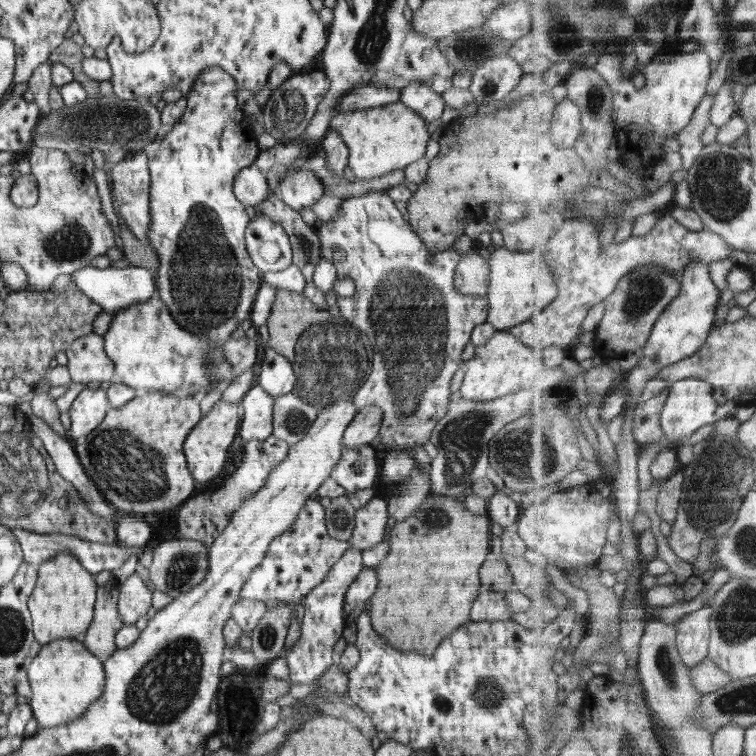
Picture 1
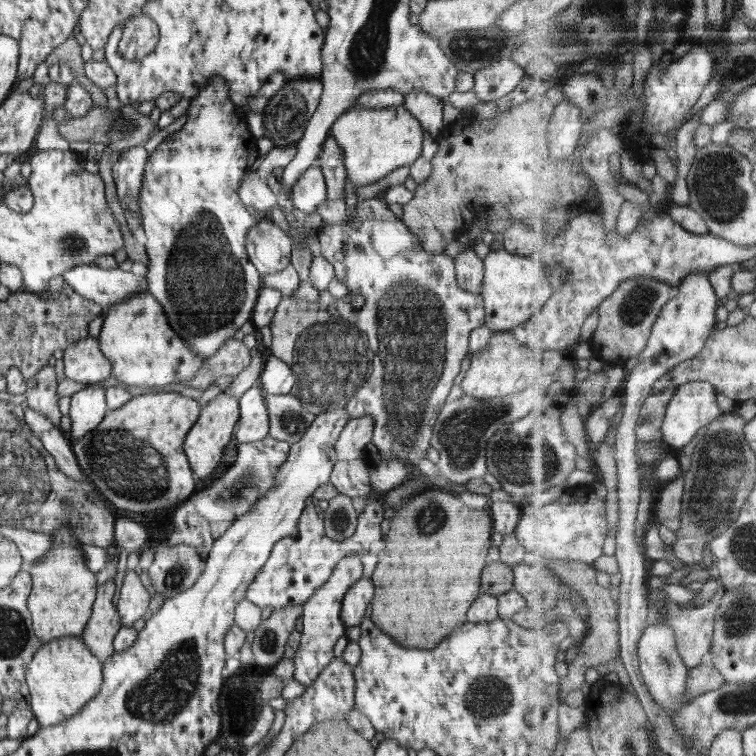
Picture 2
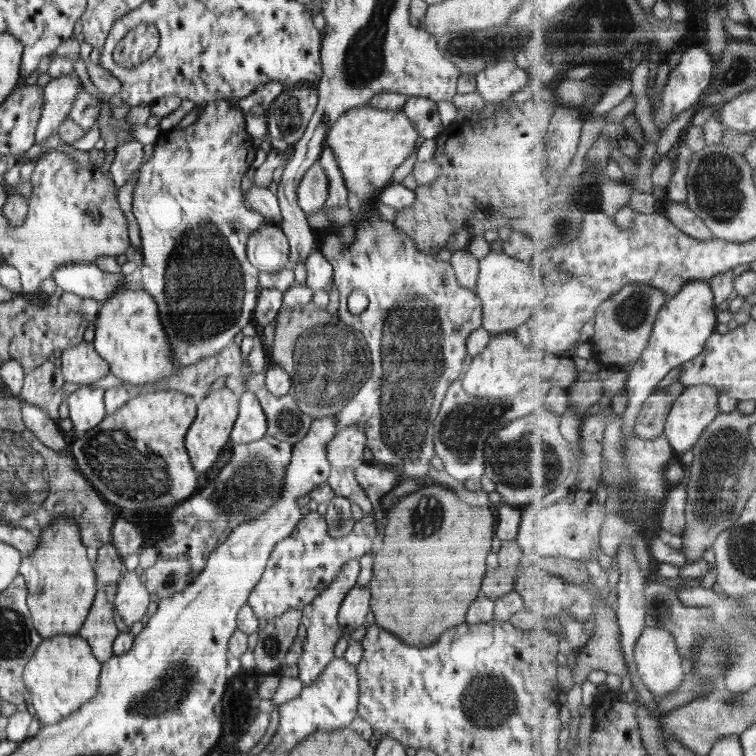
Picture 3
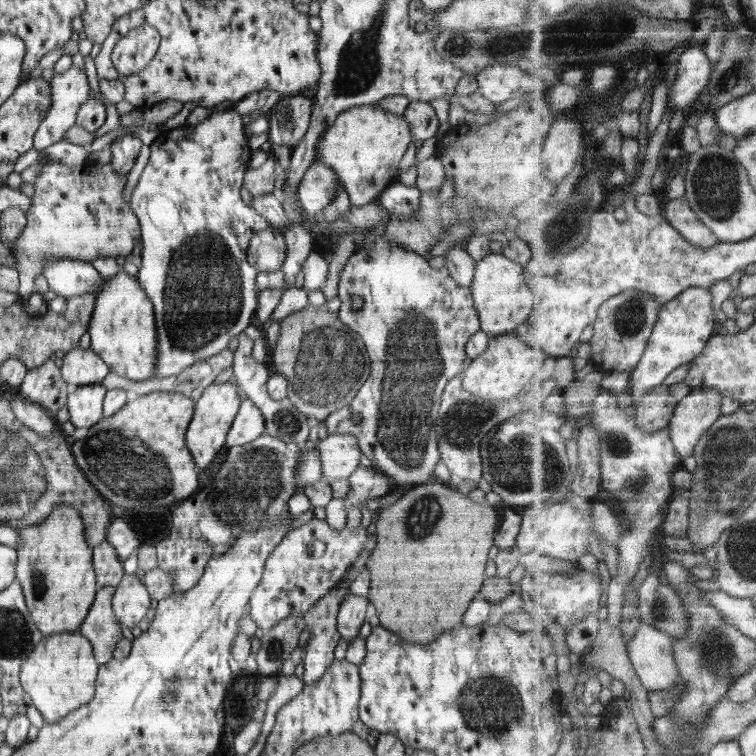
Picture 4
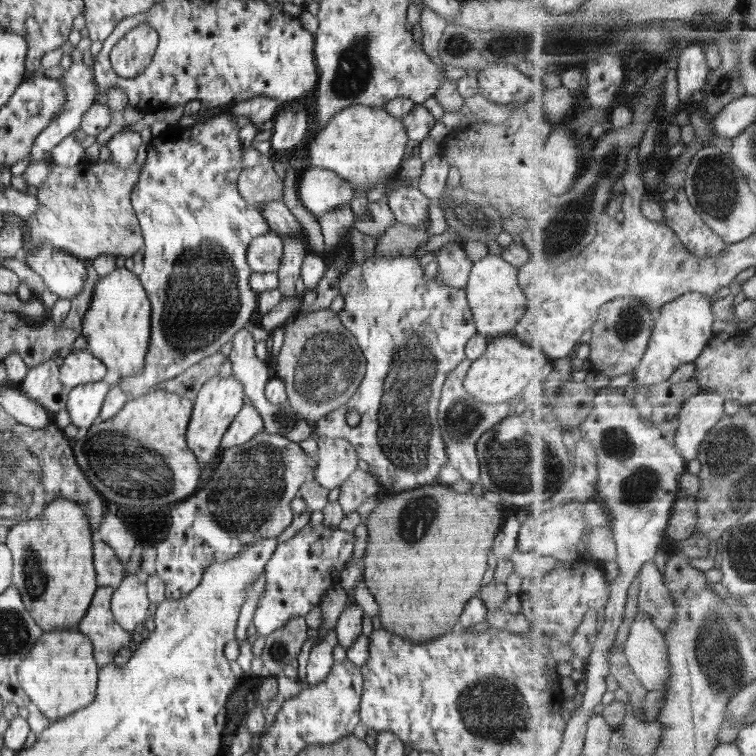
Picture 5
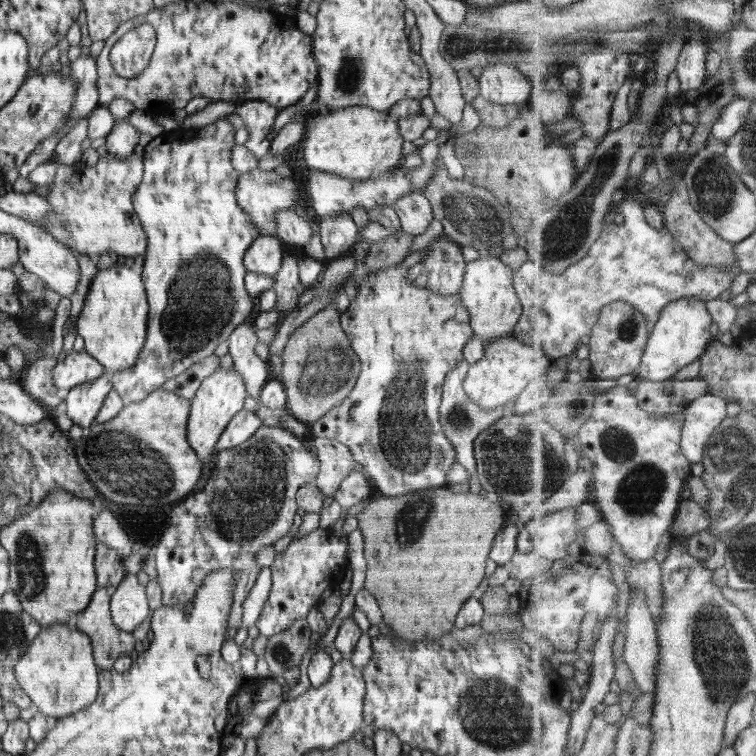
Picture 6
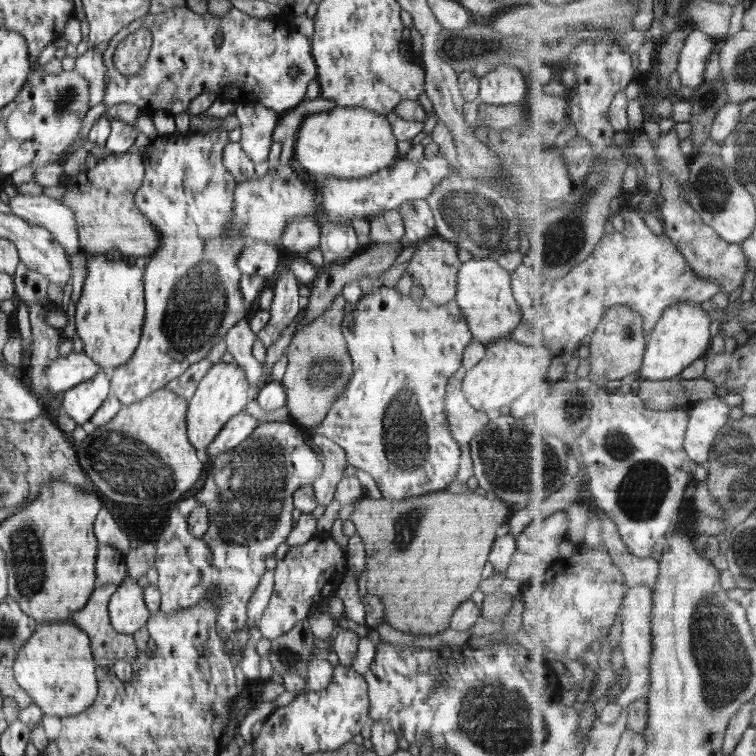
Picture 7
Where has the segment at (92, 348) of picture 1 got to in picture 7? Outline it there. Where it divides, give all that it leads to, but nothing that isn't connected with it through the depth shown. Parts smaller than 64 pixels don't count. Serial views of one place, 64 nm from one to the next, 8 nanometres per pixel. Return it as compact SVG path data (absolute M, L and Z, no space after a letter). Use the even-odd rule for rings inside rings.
M70 352L67 356L58 356L46 365L44 374L48 388L54 392L64 392L73 386L90 380L102 370L86 353Z

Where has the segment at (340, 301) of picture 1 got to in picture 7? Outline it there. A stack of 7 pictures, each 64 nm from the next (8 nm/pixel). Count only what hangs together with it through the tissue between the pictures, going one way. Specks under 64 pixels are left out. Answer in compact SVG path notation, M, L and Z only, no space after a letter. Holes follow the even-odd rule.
M394 287L374 288L371 295L364 295L362 299L358 300L353 312L345 314L342 321L342 330L347 349L352 357L353 373L348 384L344 387L343 394L333 402L333 405L327 412L326 418L323 418L323 421L314 428L316 433L323 434L326 438L338 444L345 452L348 464L368 472L374 478L382 493L382 497L386 501L396 503L402 501L402 499L445 491L449 487L455 486L455 476L457 470L459 470L459 465L462 463L463 452L461 446L452 436L449 424L447 423L444 401L448 379L461 367L464 349L470 344L473 338L456 300L452 300L450 303L436 304L425 297L420 302L417 302L417 300L410 299L409 296L410 294L404 295L404 297L398 295L398 291Z

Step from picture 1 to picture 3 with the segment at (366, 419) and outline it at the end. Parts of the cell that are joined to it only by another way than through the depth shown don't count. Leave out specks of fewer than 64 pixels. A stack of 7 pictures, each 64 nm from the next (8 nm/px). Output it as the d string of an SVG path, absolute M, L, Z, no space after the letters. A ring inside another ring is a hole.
M349 426L340 431L335 432L335 437L328 442L326 447L327 459L330 463L331 470L340 472L352 468L361 461L362 452L365 448L365 434L361 426Z

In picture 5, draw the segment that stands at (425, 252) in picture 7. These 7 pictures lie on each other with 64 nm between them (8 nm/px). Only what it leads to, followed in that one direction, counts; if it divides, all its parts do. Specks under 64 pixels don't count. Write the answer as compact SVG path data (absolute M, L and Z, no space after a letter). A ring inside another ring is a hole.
M459 241L442 245L434 260L438 264L437 280L454 288L463 289L466 286L473 262L466 256Z

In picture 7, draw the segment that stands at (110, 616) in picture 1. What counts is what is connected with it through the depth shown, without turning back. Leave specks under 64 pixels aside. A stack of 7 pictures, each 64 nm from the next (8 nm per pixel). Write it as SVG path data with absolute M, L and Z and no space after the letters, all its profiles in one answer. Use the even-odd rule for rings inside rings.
M105 584L96 587L94 592L91 592L88 602L77 610L71 617L71 624L80 628L90 640L91 651L98 667L113 666L119 660L128 660L130 664L137 659L139 650L133 641L132 635L122 635L116 633L110 625L109 610L107 609L112 593L117 589L116 584Z

